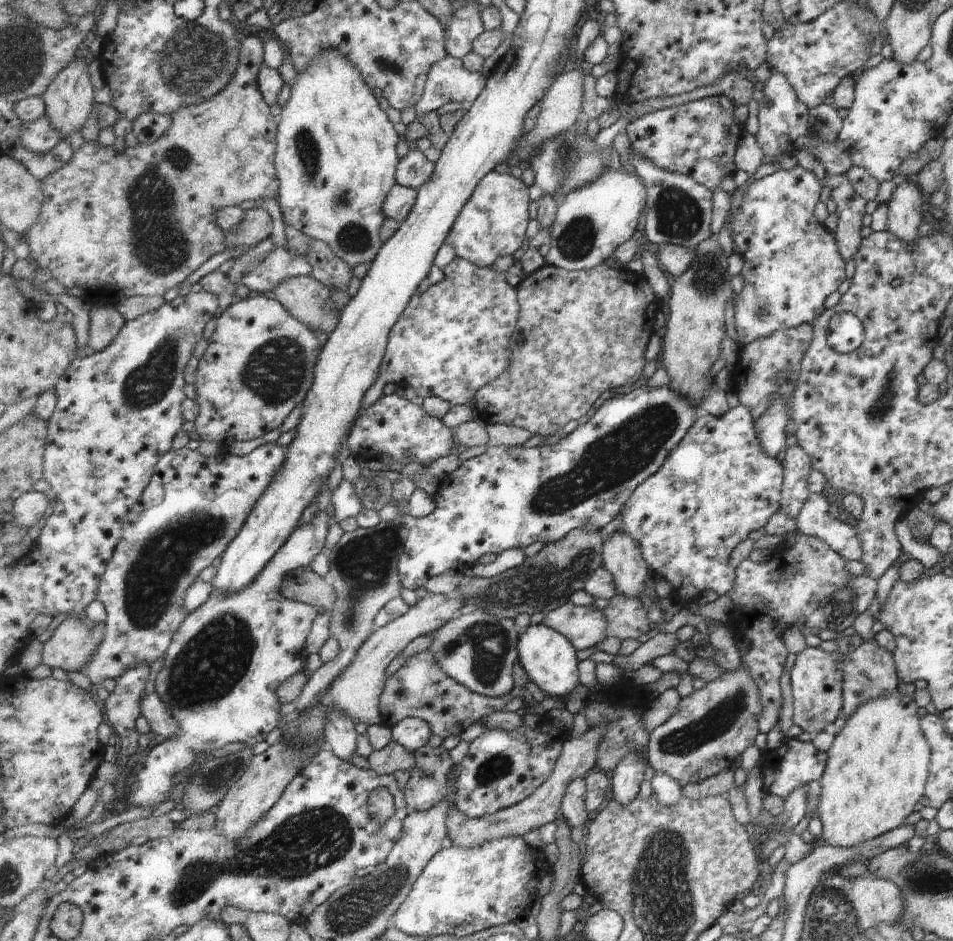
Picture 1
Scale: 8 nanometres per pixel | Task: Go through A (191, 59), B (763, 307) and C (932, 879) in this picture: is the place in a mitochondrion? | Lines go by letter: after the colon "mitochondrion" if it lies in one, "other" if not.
A: mitochondrion
B: mitochondrion
C: mitochondrion

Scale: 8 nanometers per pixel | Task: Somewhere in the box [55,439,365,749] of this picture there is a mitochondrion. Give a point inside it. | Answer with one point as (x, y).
(163, 562)

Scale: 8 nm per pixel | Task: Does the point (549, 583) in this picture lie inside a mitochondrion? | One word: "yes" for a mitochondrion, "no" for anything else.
yes

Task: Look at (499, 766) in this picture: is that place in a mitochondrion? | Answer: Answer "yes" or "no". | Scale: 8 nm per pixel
yes

